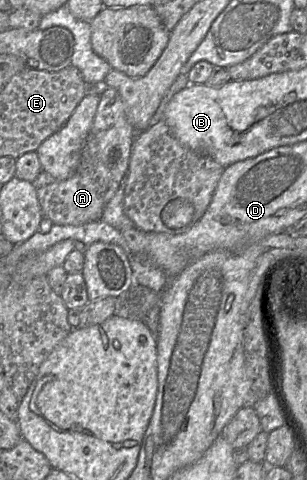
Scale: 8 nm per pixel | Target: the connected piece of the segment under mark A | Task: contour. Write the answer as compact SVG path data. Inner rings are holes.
M107 88L87 135L76 172L66 180L57 180L41 170L32 182L44 223L50 225L83 225L101 220L105 206L118 190L127 174L130 151L136 132L129 123L122 99L114 88Z

